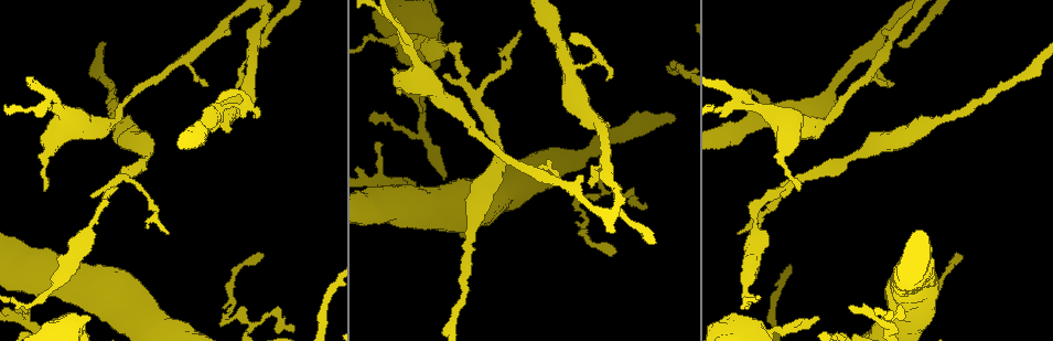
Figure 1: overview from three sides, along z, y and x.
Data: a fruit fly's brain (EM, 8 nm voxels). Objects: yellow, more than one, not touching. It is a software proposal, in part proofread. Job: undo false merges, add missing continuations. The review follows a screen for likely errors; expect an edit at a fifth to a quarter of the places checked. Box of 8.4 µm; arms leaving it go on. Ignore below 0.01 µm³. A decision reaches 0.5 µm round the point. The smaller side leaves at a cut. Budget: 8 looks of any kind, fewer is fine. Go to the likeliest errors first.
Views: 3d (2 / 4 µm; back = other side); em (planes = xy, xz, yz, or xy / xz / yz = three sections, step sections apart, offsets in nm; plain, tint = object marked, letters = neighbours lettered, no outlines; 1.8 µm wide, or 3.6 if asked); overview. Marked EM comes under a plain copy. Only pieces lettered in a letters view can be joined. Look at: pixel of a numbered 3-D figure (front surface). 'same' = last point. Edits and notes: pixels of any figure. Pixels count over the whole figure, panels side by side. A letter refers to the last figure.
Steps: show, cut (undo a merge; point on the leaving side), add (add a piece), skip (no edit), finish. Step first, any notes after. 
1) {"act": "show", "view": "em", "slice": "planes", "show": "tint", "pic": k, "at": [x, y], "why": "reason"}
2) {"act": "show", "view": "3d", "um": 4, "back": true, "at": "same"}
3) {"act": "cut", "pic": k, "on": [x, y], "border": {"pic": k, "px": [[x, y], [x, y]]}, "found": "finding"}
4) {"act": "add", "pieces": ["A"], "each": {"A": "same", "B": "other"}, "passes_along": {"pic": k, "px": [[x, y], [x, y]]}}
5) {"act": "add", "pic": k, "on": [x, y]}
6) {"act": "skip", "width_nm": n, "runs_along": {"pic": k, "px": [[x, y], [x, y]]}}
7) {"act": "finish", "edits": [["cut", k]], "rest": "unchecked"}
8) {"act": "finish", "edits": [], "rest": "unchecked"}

{"act": "show", "view": "em", "slice": "planes", "show": "letters", "pic": 1, "at": [818, 320], "why": "thin end"}

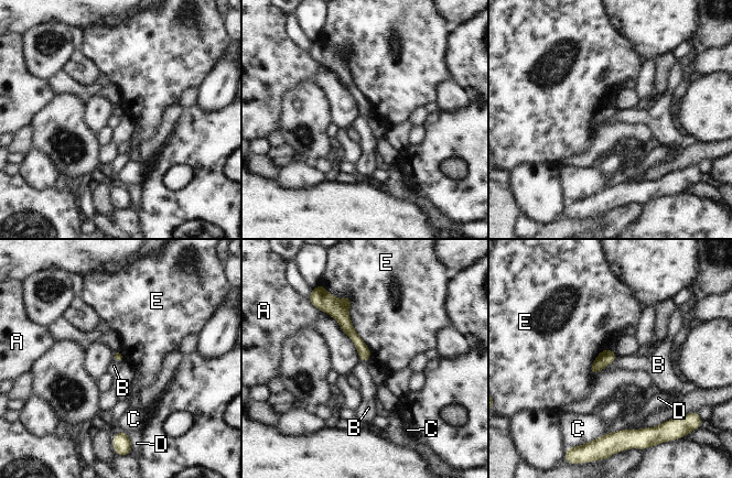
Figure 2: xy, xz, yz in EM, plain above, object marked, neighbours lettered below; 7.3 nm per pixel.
{"act": "skip", "each": {"A": "other", "B": "other", "C": "other", "D": "other", "E": "other"}, "runs_along": {"pic": 2, "px": [[342, 301], [342, 317], [365, 358]]}, "found": "none of them fits"}

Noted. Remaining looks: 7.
{"act": "show", "view": "em", "um": 3.6, "slice": "yz", "step": 8, "show": "letters", "pic": 1, "at": [472, 95], "why": "a fork"}

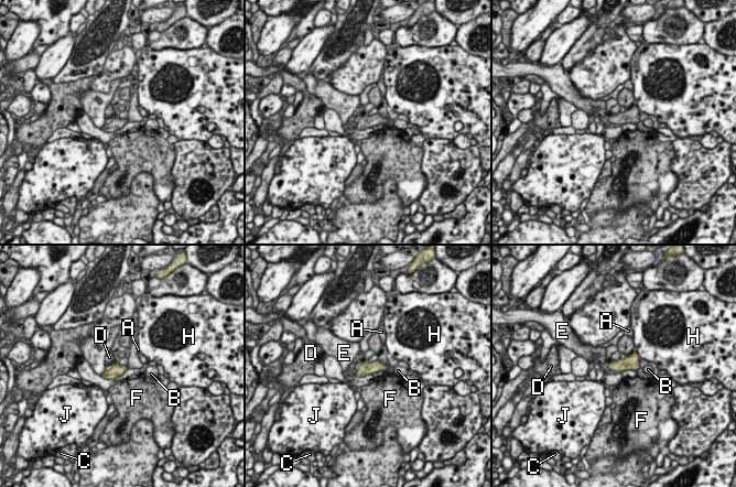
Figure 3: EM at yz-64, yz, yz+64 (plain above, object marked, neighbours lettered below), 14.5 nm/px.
{"act": "skip", "longest_contact_nm": ["C", 200], "each": {"A": "other", "B": "other", "C": "other", "D": "other", "E": "other", "F": "other", "H": "other", "J": "other"}, "border": {"pic": 3, "px": [[376, 360], [387, 367]]}, "found": "all the same neuron"}

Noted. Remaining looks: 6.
{"act": "show", "view": "em", "slice": "xz", "step": 8, "show": "tint", "pic": 1, "at": [573, 84], "why": "side arm on a straight run"}

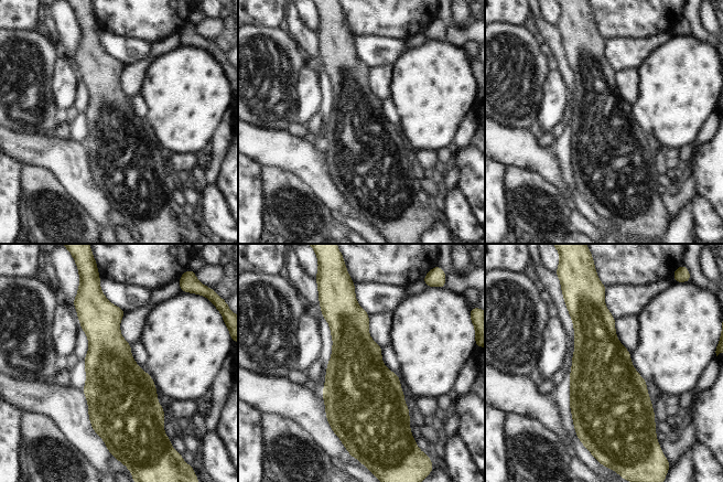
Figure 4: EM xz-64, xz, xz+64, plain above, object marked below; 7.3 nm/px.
{"act": "show", "view": "em", "slice": "planes", "show": "letters", "at": "same", "why": "another direction"}

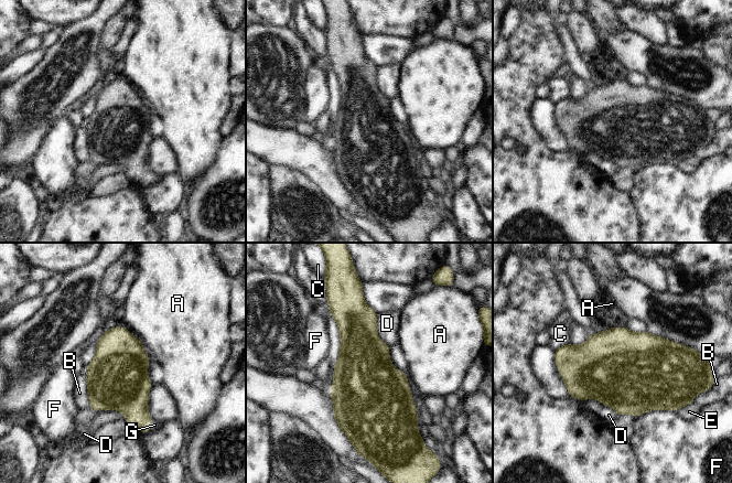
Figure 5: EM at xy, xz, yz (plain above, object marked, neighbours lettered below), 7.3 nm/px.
{"act": "add", "pieces": ["G"], "width_nm": 460, "each": {"A": "other", "B": "other", "C": "other", "D": "other", "E": "other", "F": "other", "G": "same"}, "passes_along": {"pic": 5, "px": [[130, 396], [150, 424], [154, 425]]}, "found": "the neuron continues"}

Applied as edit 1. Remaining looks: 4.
{"act": "finish", "edits": [["add", 5]], "rest": "unchecked"}

